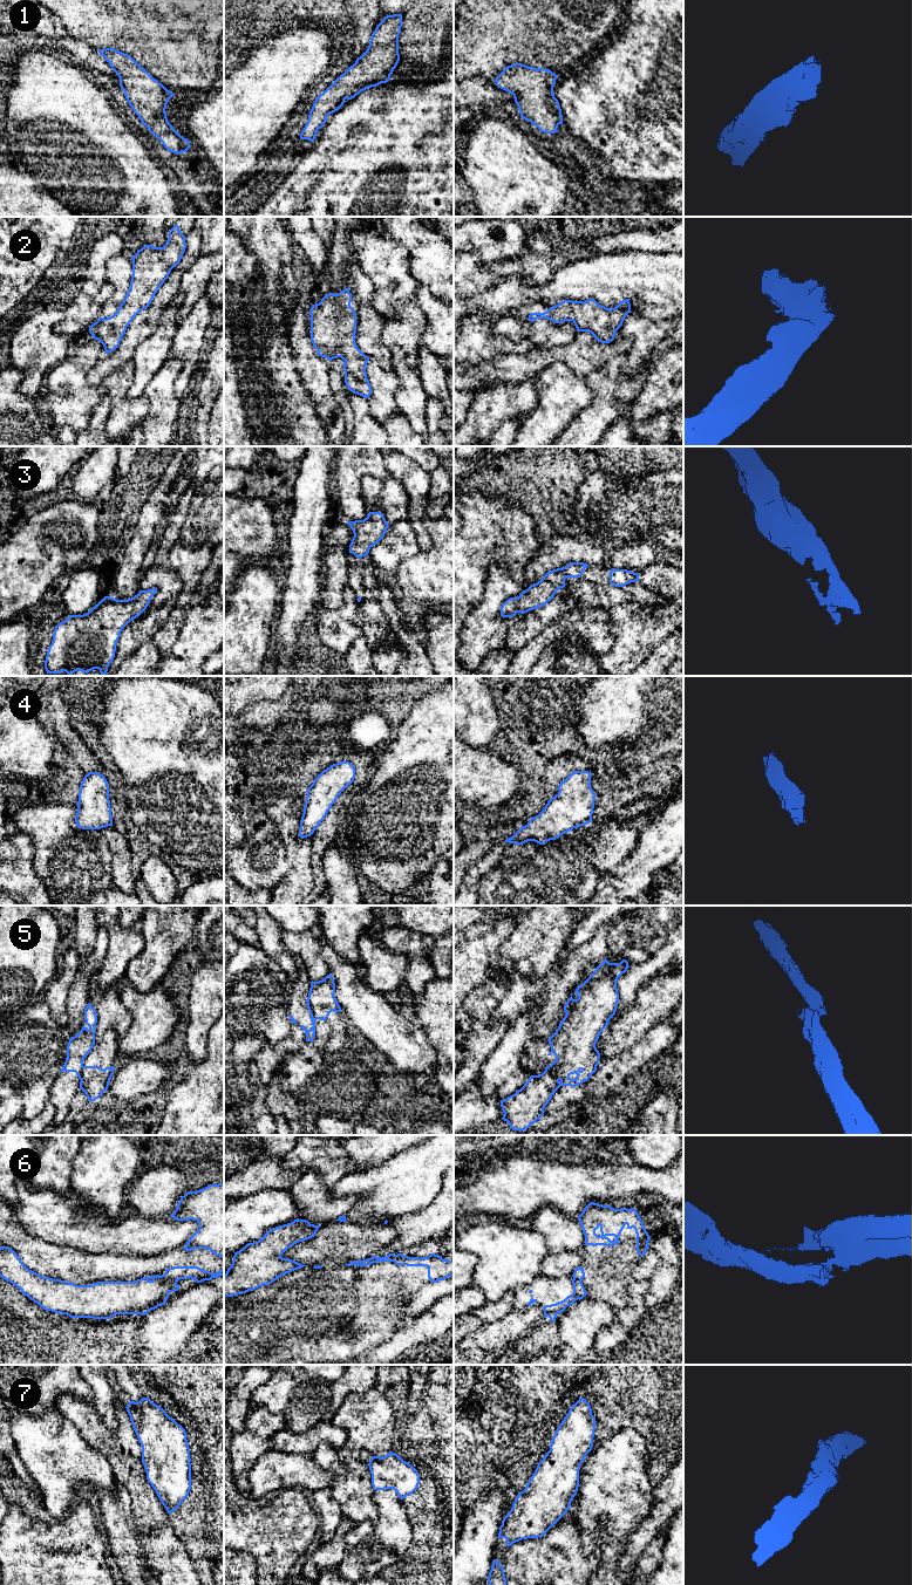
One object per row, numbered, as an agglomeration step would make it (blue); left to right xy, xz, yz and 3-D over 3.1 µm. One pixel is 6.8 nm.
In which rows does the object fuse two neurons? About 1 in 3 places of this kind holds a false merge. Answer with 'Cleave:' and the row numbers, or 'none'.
Cleave: 5, 6

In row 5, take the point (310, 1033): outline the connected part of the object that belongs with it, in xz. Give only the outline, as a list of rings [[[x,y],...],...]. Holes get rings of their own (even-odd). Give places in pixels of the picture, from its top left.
[[[307,997],[307,999],[306,999],[306,1002],[307,1002],[307,1009],[308,1009],[308,1011],[309,1011],[309,1014],[311,1014],[311,1022],[312,1022],[312,1029],[311,1030],[307,1030],[304,1025],[300,1025],[301,1027],[302,1027],[302,1030],[305,1031],[305,1033],[306,1033],[306,1040],[307,1041],[313,1041],[313,1039],[314,1039],[314,1037],[315,1037],[315,1020],[317,1020],[317,1018],[314,1017],[314,1014],[313,1014],[313,1011],[311,1010],[311,1006],[309,1006],[309,1004],[308,1004],[308,997]]]

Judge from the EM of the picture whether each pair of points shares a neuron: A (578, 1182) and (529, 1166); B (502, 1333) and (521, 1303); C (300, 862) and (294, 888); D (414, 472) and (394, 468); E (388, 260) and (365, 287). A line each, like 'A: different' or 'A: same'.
A: same
B: different
C: same
D: same
E: different

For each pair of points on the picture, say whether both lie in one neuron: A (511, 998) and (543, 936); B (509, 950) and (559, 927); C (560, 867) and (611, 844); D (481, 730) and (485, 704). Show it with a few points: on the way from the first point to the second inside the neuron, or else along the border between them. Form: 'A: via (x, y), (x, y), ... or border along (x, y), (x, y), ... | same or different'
A: border along (549, 976), (535, 979), (521, 977), (510, 984) | different
B: via (522, 950), (546, 928) | same
C: via (573, 863), (580, 858), (598, 853) | same
D: via (481, 724), (483, 710) | same

